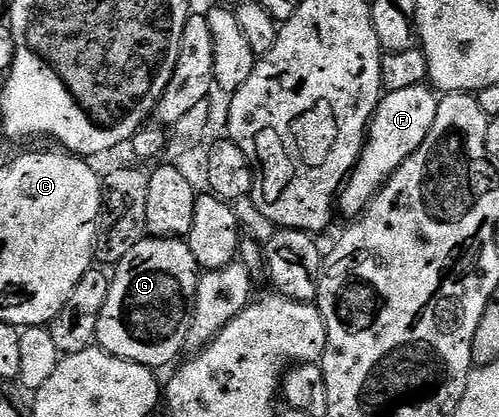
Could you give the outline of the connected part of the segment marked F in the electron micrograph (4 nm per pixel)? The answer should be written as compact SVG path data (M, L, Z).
M423 84L413 88L401 88L401 92L384 93L382 97L371 123L367 126L367 143L364 144L359 159L356 162L354 159L353 169L341 190L341 202L343 198L343 206L351 216L362 214L367 203L387 183L391 173L398 170L410 154L415 153L420 140L427 135L427 129L431 127L431 119L437 105L436 95Z

